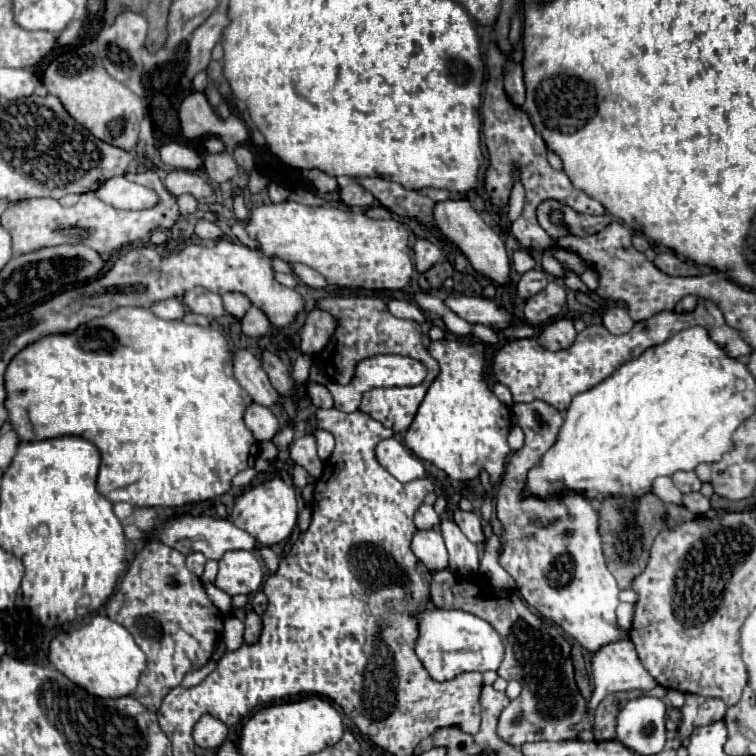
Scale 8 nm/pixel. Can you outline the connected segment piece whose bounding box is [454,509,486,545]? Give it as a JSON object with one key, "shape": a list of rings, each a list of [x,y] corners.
{"shape":[[[456,511],[454,513],[454,521],[456,525],[462,529],[462,533],[476,545],[482,545],[486,543],[486,535],[482,531],[482,523],[480,523],[480,517],[476,513],[468,513],[468,511]]]}

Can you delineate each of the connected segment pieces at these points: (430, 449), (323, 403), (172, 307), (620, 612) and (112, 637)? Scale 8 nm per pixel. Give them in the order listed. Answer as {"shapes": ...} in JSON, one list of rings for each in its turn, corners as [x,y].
{"shapes":[[[[448,339],[432,341],[428,345],[428,353],[438,361],[440,373],[434,379],[434,383],[428,387],[426,397],[422,399],[422,403],[416,411],[416,417],[404,435],[406,447],[418,459],[434,463],[438,469],[442,469],[452,479],[472,481],[480,475],[480,469],[486,469],[490,475],[490,481],[496,483],[504,473],[506,457],[512,453],[506,443],[512,423],[510,423],[508,407],[496,399],[496,395],[490,391],[490,387],[482,379],[484,353],[480,349],[476,349],[474,345],[464,345],[460,341],[448,341]]],[[[310,383],[306,391],[308,391],[308,397],[312,399],[312,403],[314,403],[316,407],[324,407],[324,409],[334,407],[332,395],[330,395],[330,391],[326,389],[326,385],[322,385],[322,383]]],[[[164,299],[164,301],[158,301],[150,307],[150,311],[160,317],[160,319],[182,319],[184,315],[184,305],[178,301],[178,299]]],[[[620,603],[618,609],[616,609],[616,619],[618,619],[620,631],[628,631],[630,629],[632,617],[634,617],[634,605],[632,603]]],[[[94,615],[90,623],[80,629],[66,629],[50,643],[50,663],[70,681],[96,697],[124,697],[132,695],[138,679],[146,667],[146,655],[136,645],[128,629],[106,615]]]]}

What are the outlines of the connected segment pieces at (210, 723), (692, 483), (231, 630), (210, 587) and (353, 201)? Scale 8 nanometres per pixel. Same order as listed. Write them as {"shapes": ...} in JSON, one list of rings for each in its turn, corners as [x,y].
{"shapes":[[[[202,715],[198,719],[198,723],[194,725],[192,737],[194,737],[196,745],[216,747],[228,737],[228,725],[220,723],[220,719],[216,719],[212,715]]],[[[676,471],[676,475],[672,475],[672,481],[676,483],[676,487],[678,487],[682,493],[700,491],[700,485],[702,485],[694,471]]],[[[232,617],[232,619],[228,619],[228,621],[224,623],[222,641],[226,643],[226,647],[228,647],[230,651],[236,651],[236,649],[244,643],[242,635],[244,635],[244,623],[242,623],[238,617]]],[[[202,581],[202,587],[206,589],[206,593],[208,593],[208,597],[212,599],[212,603],[222,611],[222,613],[228,613],[230,611],[230,603],[232,603],[232,597],[228,595],[228,593],[224,593],[224,591],[220,591],[214,583],[204,583]]],[[[350,183],[350,185],[342,187],[340,189],[340,199],[350,207],[360,207],[360,209],[366,209],[374,203],[374,195],[364,191],[364,187],[360,187],[358,183]]]]}

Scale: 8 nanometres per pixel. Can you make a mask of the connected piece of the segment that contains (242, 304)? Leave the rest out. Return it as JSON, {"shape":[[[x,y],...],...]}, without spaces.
{"shape":[[[228,293],[228,295],[222,295],[222,303],[224,303],[224,309],[234,317],[234,319],[242,319],[244,313],[252,307],[252,303],[240,295],[240,293]]]}

